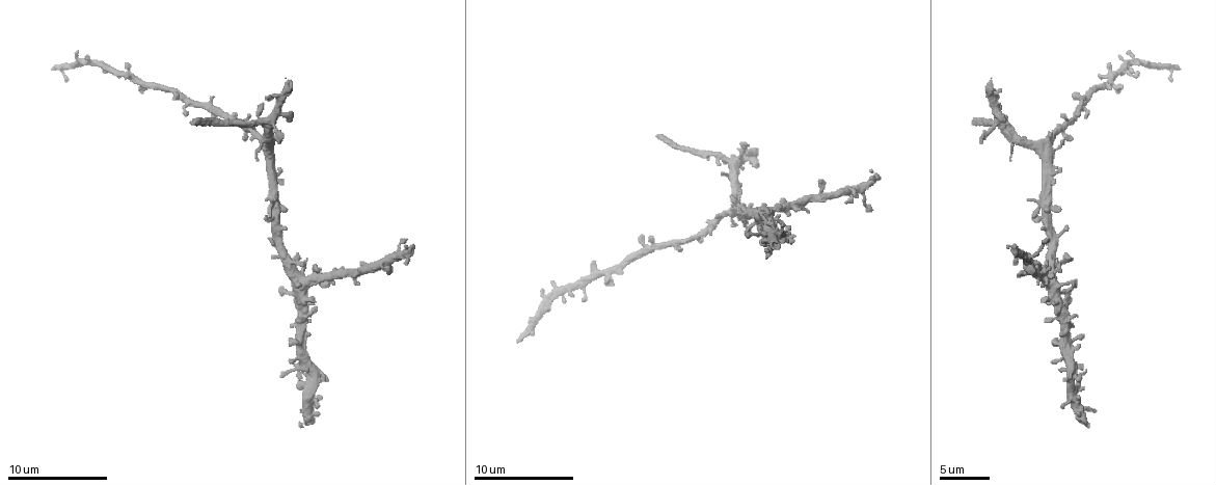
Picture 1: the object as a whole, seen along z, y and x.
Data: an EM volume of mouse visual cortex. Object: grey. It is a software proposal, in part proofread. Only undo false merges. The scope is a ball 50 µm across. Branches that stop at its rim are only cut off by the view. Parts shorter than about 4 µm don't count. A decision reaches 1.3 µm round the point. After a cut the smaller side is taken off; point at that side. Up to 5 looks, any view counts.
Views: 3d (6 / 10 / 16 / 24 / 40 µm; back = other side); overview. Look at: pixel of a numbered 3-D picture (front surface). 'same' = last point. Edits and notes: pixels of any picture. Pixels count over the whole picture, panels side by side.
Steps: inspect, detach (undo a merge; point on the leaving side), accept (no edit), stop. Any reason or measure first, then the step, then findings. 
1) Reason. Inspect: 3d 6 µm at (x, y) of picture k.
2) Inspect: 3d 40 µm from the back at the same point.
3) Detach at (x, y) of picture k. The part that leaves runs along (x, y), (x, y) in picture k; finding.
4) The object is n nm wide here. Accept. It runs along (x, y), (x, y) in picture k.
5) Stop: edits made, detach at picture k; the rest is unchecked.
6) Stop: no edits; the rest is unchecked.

Inspect: 3d 6 µm at (310, 284) of picture 1.

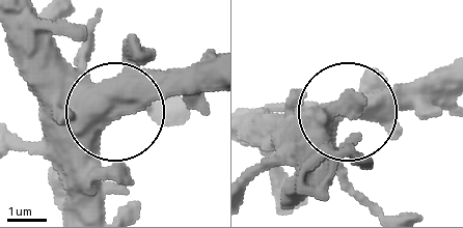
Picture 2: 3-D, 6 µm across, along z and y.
Accept. It runs along (24, 17), (126, 116), (192, 69) in picture 2; continuous, no second neuron.

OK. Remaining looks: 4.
Thin neck. Inspect: 3d 10 µm at (766, 227) of picture 1.

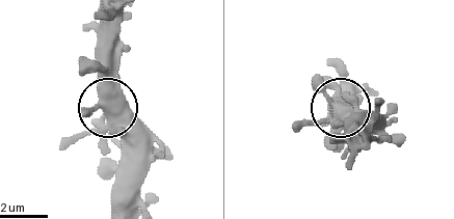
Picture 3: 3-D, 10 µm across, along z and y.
Inspect: 3d 10 µm from the back at (103, 105) of picture 3.

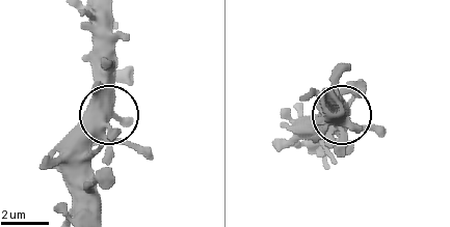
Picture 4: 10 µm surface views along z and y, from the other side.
Accept. One neuron here.

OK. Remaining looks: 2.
Inspect: 3d 6 µm at (1043, 141) of picture 1.

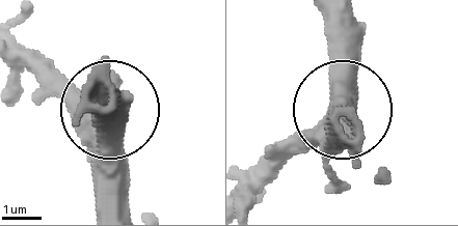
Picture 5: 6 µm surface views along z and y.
Other side. Inspect: 3d 6 µm from the back at the same point.

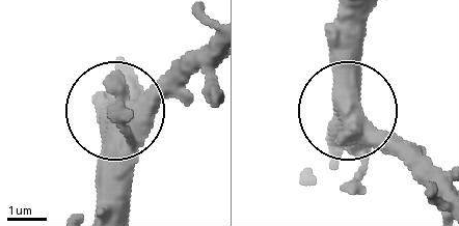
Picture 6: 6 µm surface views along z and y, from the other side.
Accept. All the same neuron.

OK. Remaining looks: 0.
Stop: no edits; the rest is unchecked.

